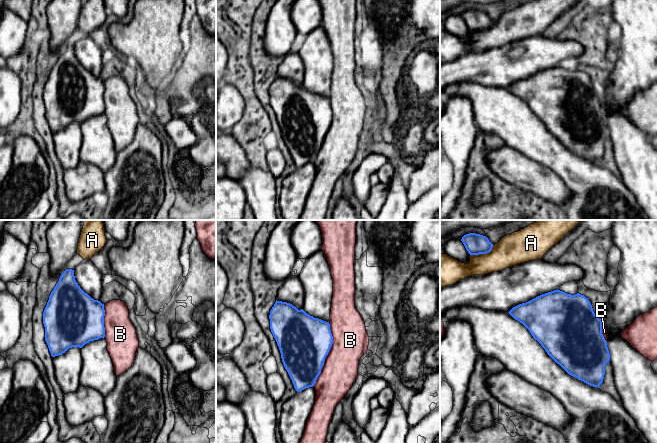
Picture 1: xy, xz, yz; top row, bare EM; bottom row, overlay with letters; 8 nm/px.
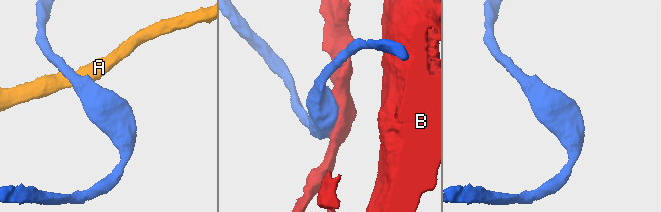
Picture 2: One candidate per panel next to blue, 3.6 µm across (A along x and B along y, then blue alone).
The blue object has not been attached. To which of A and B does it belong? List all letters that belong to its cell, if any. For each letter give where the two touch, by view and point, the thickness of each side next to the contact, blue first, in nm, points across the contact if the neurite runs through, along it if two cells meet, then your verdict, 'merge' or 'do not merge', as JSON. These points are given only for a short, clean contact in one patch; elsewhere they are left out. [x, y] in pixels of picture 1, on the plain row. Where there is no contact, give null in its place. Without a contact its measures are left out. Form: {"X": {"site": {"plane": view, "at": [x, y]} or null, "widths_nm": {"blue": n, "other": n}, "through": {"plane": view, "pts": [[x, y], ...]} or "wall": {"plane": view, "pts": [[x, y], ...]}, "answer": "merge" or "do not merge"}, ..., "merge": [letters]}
{"A": {"site": {"plane": "yz", "at": [482, 29]}, "widths_nm": {"blue": 170, "other": 240}, "answer": "do not merge"}, "B": {"site": {"plane": "xz", "at": [327, 130]}, "widths_nm": {"blue": 420, "other": 280}, "answer": "do not merge"}, "merge": []}

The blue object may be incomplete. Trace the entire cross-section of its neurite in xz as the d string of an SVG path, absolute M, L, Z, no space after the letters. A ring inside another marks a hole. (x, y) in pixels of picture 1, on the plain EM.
M322 25L306 35L298 53L304 64L303 84L298 86L290 79L276 76L270 87L269 95L270 105L279 123L283 141L295 166L300 168L314 162L333 120L329 100L333 55Z

